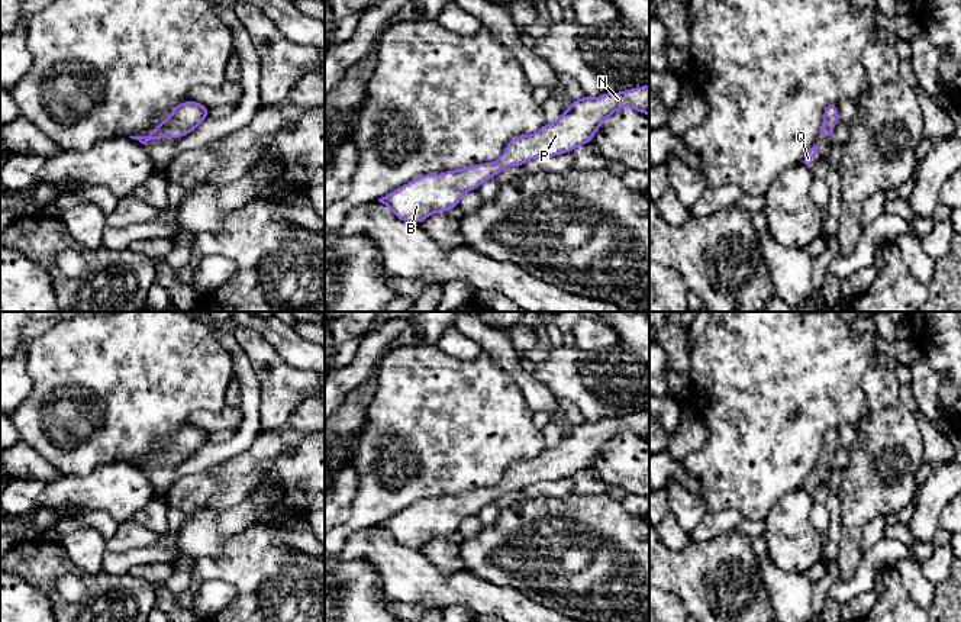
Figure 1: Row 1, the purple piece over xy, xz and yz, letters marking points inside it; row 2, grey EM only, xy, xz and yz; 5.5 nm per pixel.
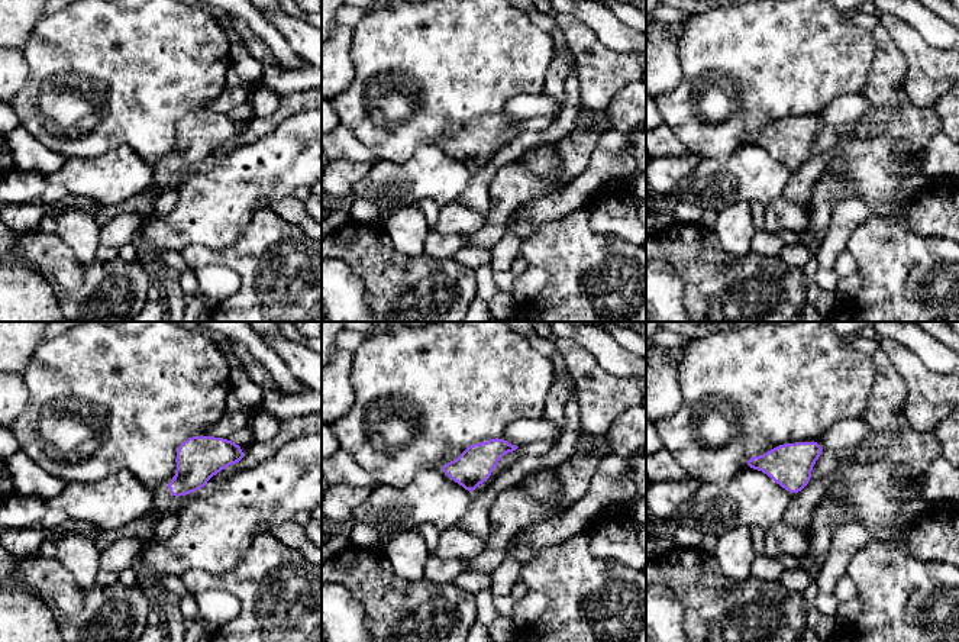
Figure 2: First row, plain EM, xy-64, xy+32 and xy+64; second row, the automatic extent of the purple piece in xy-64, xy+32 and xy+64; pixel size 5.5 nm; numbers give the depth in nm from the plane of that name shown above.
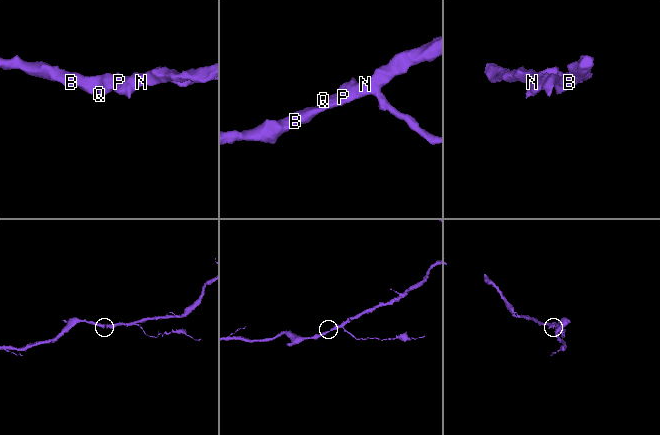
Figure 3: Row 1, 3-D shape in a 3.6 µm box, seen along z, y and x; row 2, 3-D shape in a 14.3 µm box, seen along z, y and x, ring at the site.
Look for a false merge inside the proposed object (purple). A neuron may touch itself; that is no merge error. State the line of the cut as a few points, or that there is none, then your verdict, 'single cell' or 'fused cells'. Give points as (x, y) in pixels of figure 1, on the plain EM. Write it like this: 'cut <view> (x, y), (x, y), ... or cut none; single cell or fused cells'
cut none; single cell

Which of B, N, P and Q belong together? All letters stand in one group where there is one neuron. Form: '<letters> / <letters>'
B N P Q

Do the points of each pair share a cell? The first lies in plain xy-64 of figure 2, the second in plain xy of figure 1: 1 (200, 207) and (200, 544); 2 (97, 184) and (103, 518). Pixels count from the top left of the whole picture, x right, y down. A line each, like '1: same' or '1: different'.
1: same
2: different

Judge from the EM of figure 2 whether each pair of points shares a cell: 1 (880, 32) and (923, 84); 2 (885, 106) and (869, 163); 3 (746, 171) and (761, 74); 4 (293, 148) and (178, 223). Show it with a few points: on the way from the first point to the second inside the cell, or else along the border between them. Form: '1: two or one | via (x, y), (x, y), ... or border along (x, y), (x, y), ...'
1: two | border along (888, 35), (906, 63), (904, 92), (909, 97)
2: one | via (885, 121), (884, 148)
3: two | border along (746, 142), (727, 158), (716, 160)
4: one | via (264, 171), (238, 183), (207, 212)

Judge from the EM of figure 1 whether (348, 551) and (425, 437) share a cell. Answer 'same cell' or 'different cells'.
different cells

